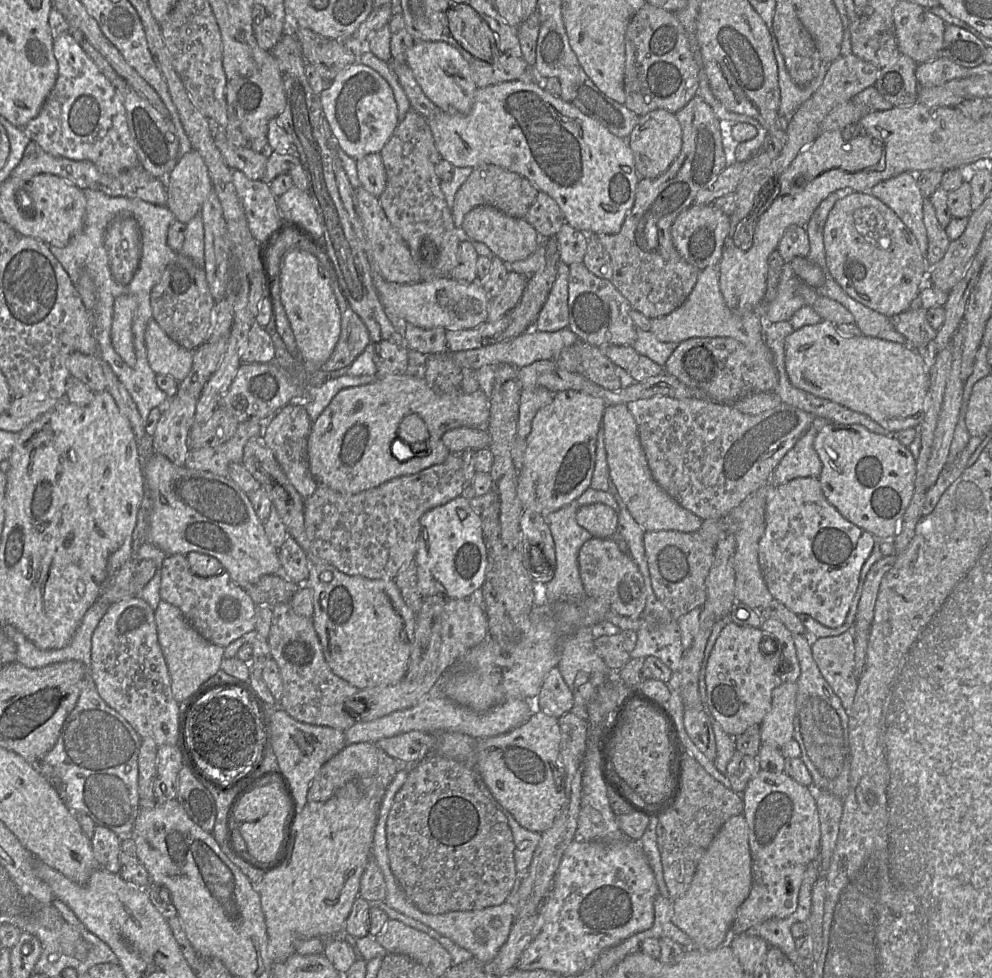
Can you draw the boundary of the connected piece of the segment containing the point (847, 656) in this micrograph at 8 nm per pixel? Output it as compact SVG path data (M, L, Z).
M848 629L846 632L837 636L827 636L811 640L811 647L813 658L823 677L840 698L849 717L858 687L858 680L854 676L855 647L852 630Z

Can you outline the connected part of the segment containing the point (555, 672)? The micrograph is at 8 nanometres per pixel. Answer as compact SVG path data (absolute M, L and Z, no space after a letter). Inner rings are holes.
M558 667L552 668L547 673L535 699L535 705L546 714L556 718L571 711L573 696Z

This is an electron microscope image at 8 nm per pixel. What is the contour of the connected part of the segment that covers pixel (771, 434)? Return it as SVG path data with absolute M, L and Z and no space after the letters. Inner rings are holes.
M666 396L639 399L626 406L635 418L653 479L682 507L702 520L729 514L761 486L768 484L775 467L817 418L784 402L757 415L742 413L731 404Z

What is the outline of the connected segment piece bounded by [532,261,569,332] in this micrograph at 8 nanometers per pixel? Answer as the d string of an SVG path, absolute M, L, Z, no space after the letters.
M560 261L559 273L549 292L548 298L532 324L532 329L555 332L569 326L568 281L569 266Z

